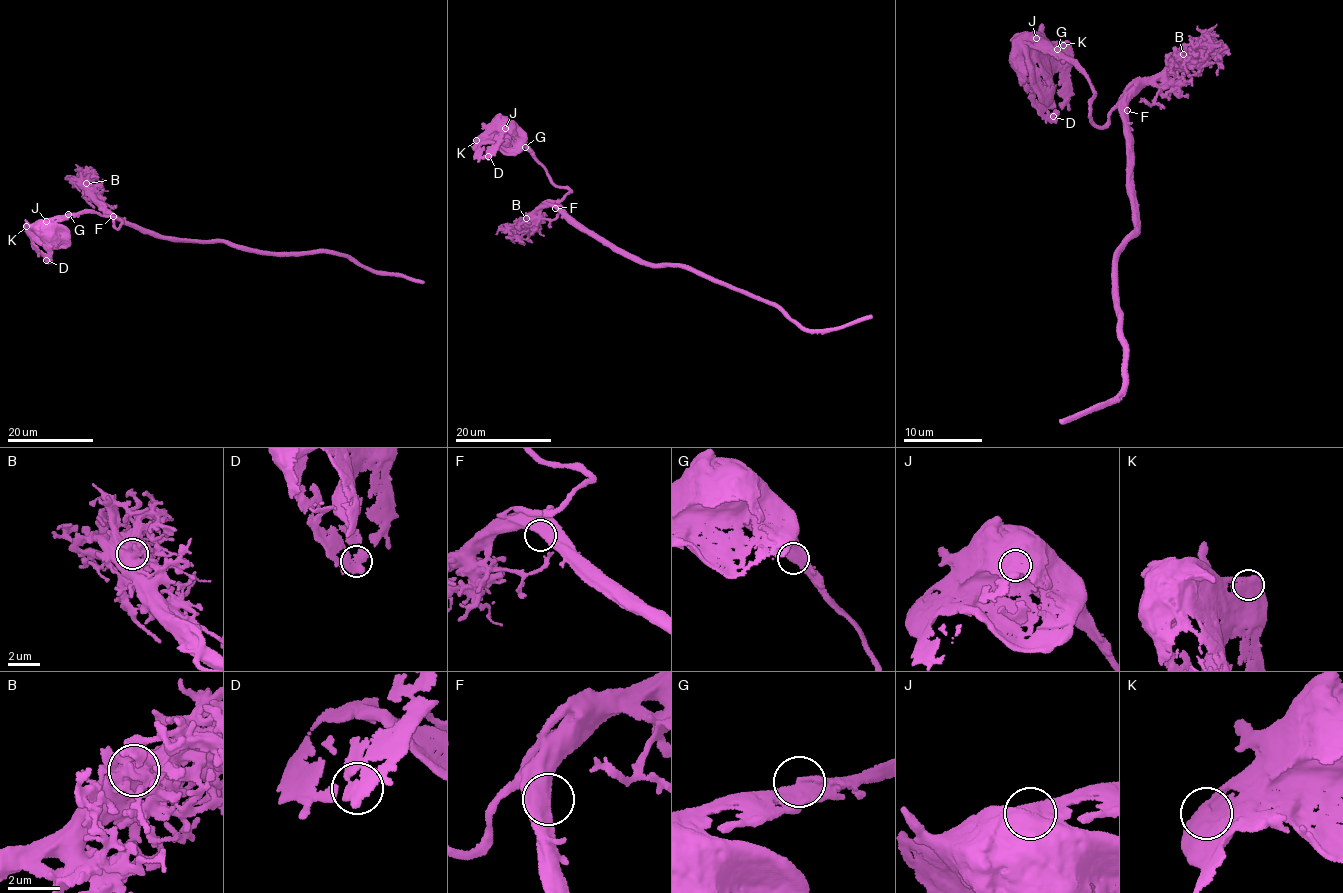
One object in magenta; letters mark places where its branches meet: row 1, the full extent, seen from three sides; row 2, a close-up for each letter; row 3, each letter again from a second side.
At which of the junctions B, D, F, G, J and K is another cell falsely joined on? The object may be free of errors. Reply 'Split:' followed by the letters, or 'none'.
Split: none

